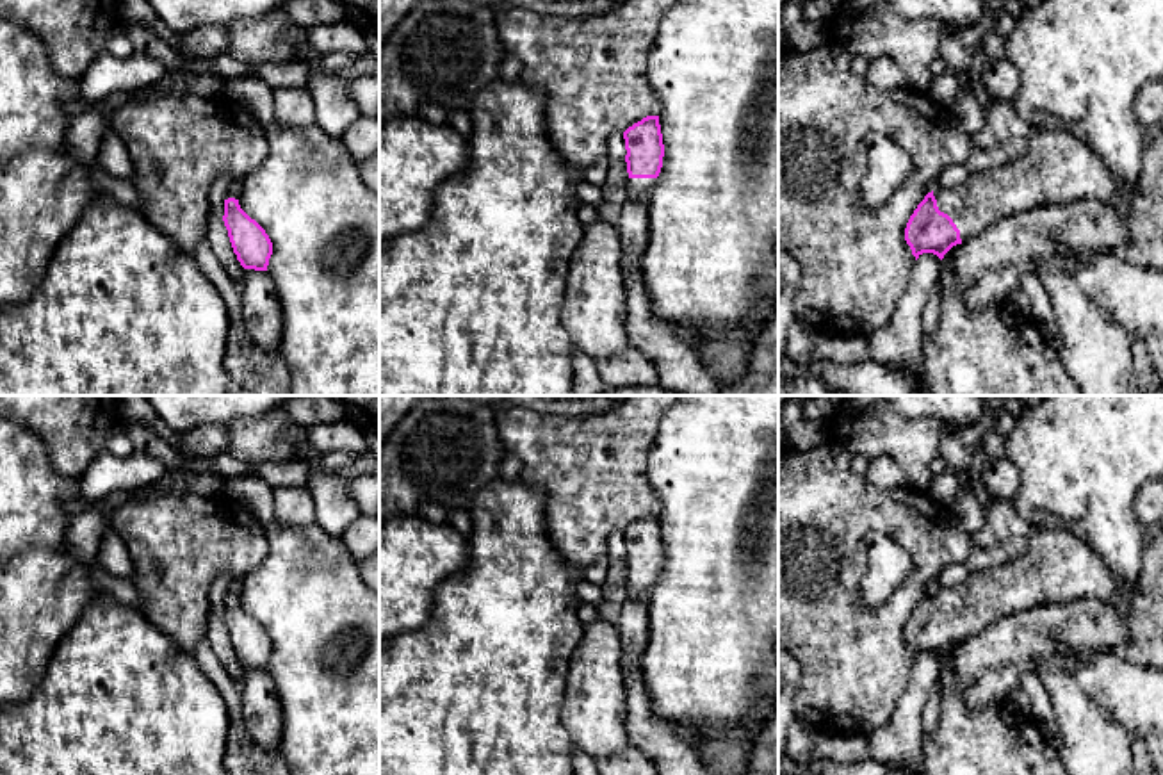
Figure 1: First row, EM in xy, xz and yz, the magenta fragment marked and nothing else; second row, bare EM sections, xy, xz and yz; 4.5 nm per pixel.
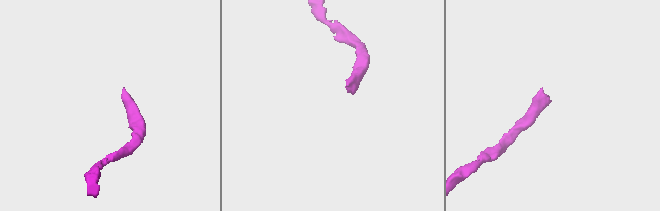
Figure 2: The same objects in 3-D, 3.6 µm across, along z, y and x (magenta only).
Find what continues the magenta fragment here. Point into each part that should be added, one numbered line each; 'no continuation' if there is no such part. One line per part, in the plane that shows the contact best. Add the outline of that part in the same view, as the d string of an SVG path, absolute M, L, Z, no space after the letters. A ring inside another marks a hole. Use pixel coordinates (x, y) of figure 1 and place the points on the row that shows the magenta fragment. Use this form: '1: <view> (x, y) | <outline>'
1: yz (1058, 168) | M1029 128L1028 148L1022 157L994 169L971 173L955 189L933 189L937 207L947 214L960 230L962 242L992 223L1012 214L1045 205L1067 205L1081 200L1110 203L1120 182L1083 139L1065 130Z

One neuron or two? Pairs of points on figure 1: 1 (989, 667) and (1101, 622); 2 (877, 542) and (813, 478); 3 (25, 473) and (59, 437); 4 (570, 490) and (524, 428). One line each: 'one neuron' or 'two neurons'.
1: one neuron
2: two neurons
3: two neurons
4: one neuron

